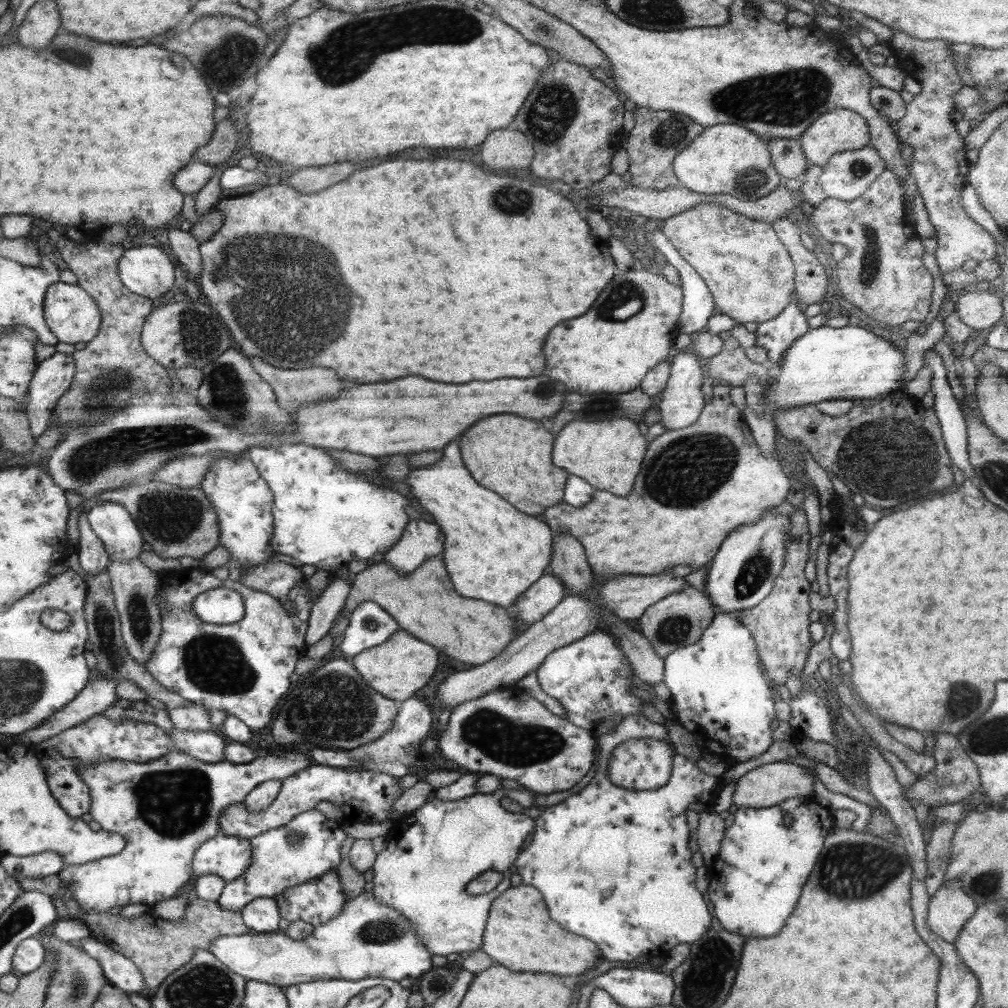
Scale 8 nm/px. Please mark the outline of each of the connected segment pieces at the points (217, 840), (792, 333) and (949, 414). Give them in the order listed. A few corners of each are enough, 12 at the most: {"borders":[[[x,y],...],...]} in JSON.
{"borders":[[[218,833],[197,848],[198,877],[230,883],[246,872],[248,839]],[[795,292],[776,318],[760,323],[756,346],[770,370],[809,330]],[[924,350],[934,374],[933,408],[952,464],[973,480],[965,415],[952,393],[942,358]]]}

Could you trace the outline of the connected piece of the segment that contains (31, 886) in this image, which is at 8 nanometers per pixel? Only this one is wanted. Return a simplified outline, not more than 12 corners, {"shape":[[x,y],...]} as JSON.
{"shape":[[58,874],[22,876],[24,891],[62,897],[68,916],[127,956],[147,988],[250,932],[240,910],[191,896],[179,922],[83,910]]}

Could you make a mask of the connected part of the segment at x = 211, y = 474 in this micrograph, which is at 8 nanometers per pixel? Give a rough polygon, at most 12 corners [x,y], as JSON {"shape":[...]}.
{"shape":[[215,458],[199,486],[220,545],[266,563],[273,494],[249,458]]}

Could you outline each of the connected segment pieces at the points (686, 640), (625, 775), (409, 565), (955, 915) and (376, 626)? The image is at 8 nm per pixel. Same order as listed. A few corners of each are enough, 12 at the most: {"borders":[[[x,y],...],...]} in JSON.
{"borders":[[[688,588],[646,608],[640,632],[665,659],[694,644],[715,608]],[[630,739],[614,748],[608,779],[634,790],[669,782],[671,741]],[[411,520],[385,554],[401,575],[442,552],[442,530]],[[950,880],[929,897],[930,930],[954,944],[977,905]],[[366,601],[351,612],[336,648],[352,658],[384,644],[399,624]]]}

